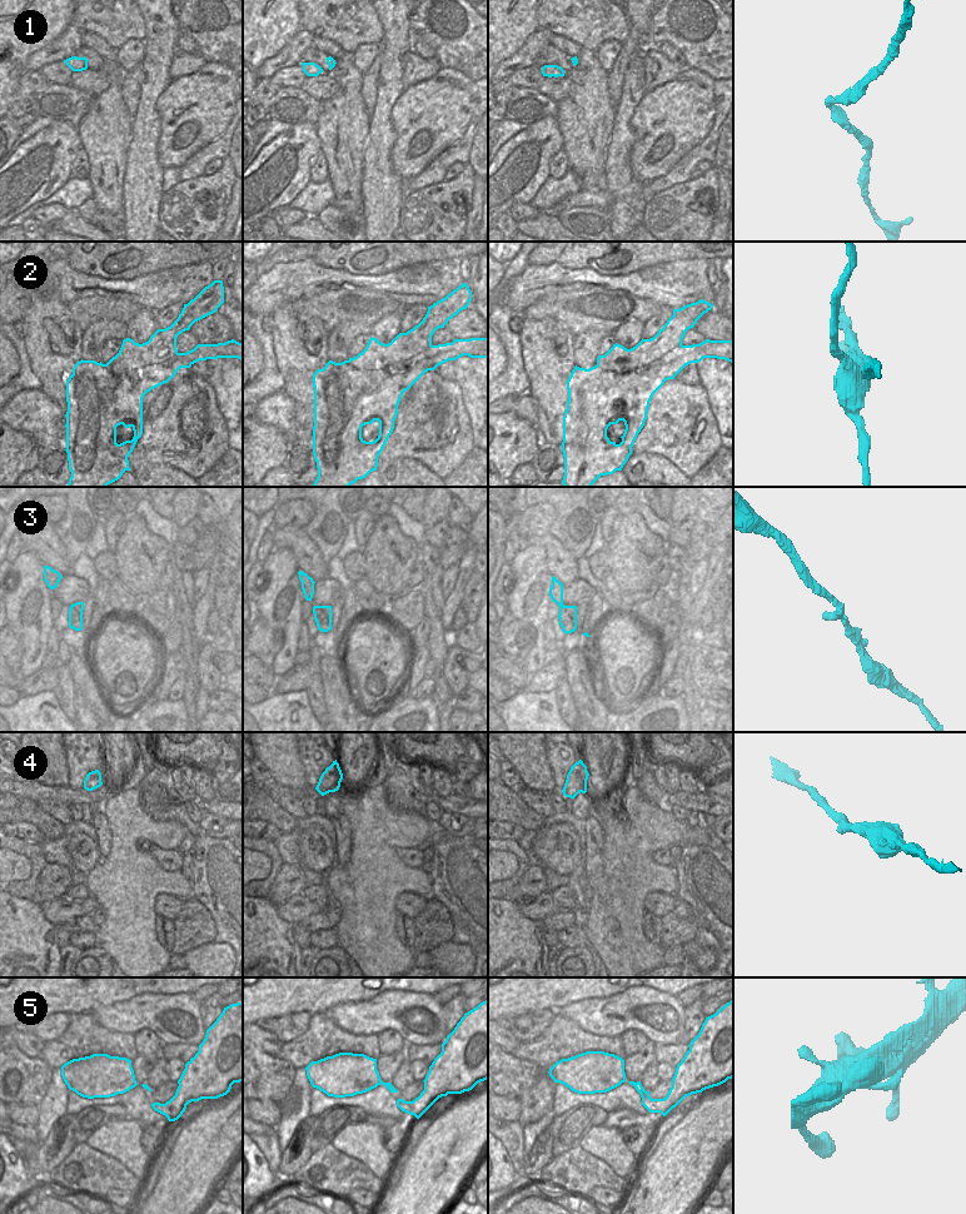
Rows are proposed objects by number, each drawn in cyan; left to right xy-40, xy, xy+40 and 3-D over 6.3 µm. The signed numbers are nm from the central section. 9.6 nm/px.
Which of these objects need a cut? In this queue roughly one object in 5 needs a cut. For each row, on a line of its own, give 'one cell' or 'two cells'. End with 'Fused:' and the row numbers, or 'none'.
1: one cell
2: two cells
3: one cell
4: one cell
5: one cell
Fused: 2

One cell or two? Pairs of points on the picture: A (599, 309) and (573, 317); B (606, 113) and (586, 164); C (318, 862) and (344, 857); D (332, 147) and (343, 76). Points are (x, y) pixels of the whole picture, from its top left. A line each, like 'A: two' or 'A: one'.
A: one
B: one
C: two
D: one

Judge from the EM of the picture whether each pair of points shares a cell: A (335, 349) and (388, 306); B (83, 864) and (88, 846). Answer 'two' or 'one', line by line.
A: two
B: one

